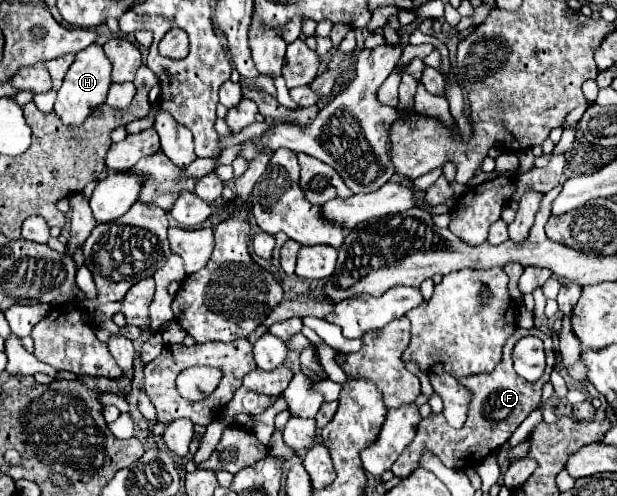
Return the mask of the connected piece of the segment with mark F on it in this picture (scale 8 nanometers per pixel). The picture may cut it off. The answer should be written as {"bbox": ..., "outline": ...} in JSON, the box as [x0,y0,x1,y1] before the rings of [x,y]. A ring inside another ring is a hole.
{"bbox":[392,328,554,478],"outline":[[[516,328],[514,334],[506,340],[506,346],[504,346],[504,358],[502,362],[498,364],[498,368],[494,368],[494,372],[490,374],[482,374],[482,376],[470,376],[466,380],[460,380],[462,386],[470,388],[474,392],[474,400],[470,402],[470,410],[468,410],[468,420],[466,424],[456,430],[456,428],[450,428],[446,418],[442,414],[430,414],[428,418],[424,418],[420,424],[418,424],[418,432],[416,432],[416,438],[406,446],[406,450],[400,454],[400,458],[394,462],[394,468],[392,472],[400,478],[406,478],[412,470],[418,468],[418,460],[420,460],[420,454],[422,450],[432,450],[436,456],[440,456],[440,460],[448,466],[448,468],[454,468],[454,470],[466,470],[466,468],[476,468],[478,462],[482,462],[486,456],[490,456],[492,452],[496,452],[498,448],[502,448],[510,436],[514,434],[514,430],[522,424],[522,420],[538,408],[540,404],[540,398],[542,398],[542,388],[544,384],[550,380],[550,372],[554,368],[554,340],[540,332],[538,328],[532,328],[532,330],[526,330],[526,328]],[[522,336],[538,336],[542,342],[544,342],[544,352],[546,352],[546,370],[544,370],[544,376],[536,382],[528,382],[524,380],[522,376],[518,376],[514,372],[514,366],[512,366],[512,350],[516,346],[516,342],[522,338]]]}

